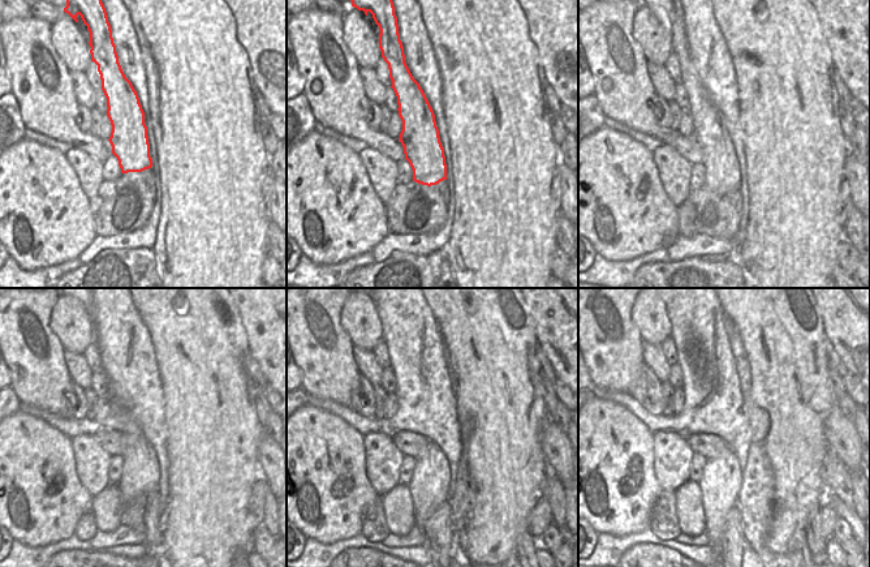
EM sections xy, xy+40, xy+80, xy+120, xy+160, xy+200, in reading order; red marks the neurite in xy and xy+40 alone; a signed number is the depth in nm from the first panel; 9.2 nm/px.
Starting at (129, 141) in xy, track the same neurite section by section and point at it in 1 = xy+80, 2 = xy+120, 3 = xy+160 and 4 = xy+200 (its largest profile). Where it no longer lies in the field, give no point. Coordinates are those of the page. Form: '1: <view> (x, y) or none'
1: xy+80 (723, 175)
2: xy+120 (140, 475)
3: xy+160 (429, 486)
4: xy+200 (722, 479)

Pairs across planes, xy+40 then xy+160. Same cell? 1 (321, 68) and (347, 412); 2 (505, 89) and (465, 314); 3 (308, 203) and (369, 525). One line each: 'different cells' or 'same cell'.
1: different cells
2: same cell
3: different cells

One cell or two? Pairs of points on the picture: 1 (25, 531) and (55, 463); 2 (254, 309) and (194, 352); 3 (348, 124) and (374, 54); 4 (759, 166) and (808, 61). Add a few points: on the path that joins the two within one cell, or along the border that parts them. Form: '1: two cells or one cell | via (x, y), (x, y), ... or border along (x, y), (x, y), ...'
1: one cell | via (37, 516), (37, 486), (42, 481)
2: two cells | border along (232, 301), (245, 331), (248, 347)
3: two cells | border along (343, 41), (360, 67)
4: one cell | via (785, 140), (788, 137), (788, 87)

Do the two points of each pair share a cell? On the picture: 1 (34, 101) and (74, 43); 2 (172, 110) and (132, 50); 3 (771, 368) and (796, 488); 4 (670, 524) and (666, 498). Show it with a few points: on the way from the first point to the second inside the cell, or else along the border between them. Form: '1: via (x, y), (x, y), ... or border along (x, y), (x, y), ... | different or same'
1: border along (51, 30), (51, 43), (70, 71) | different
2: border along (137, 38), (149, 98) | different
3: via (796, 398), (796, 458) | same
4: via (666, 518), (666, 505) | same

